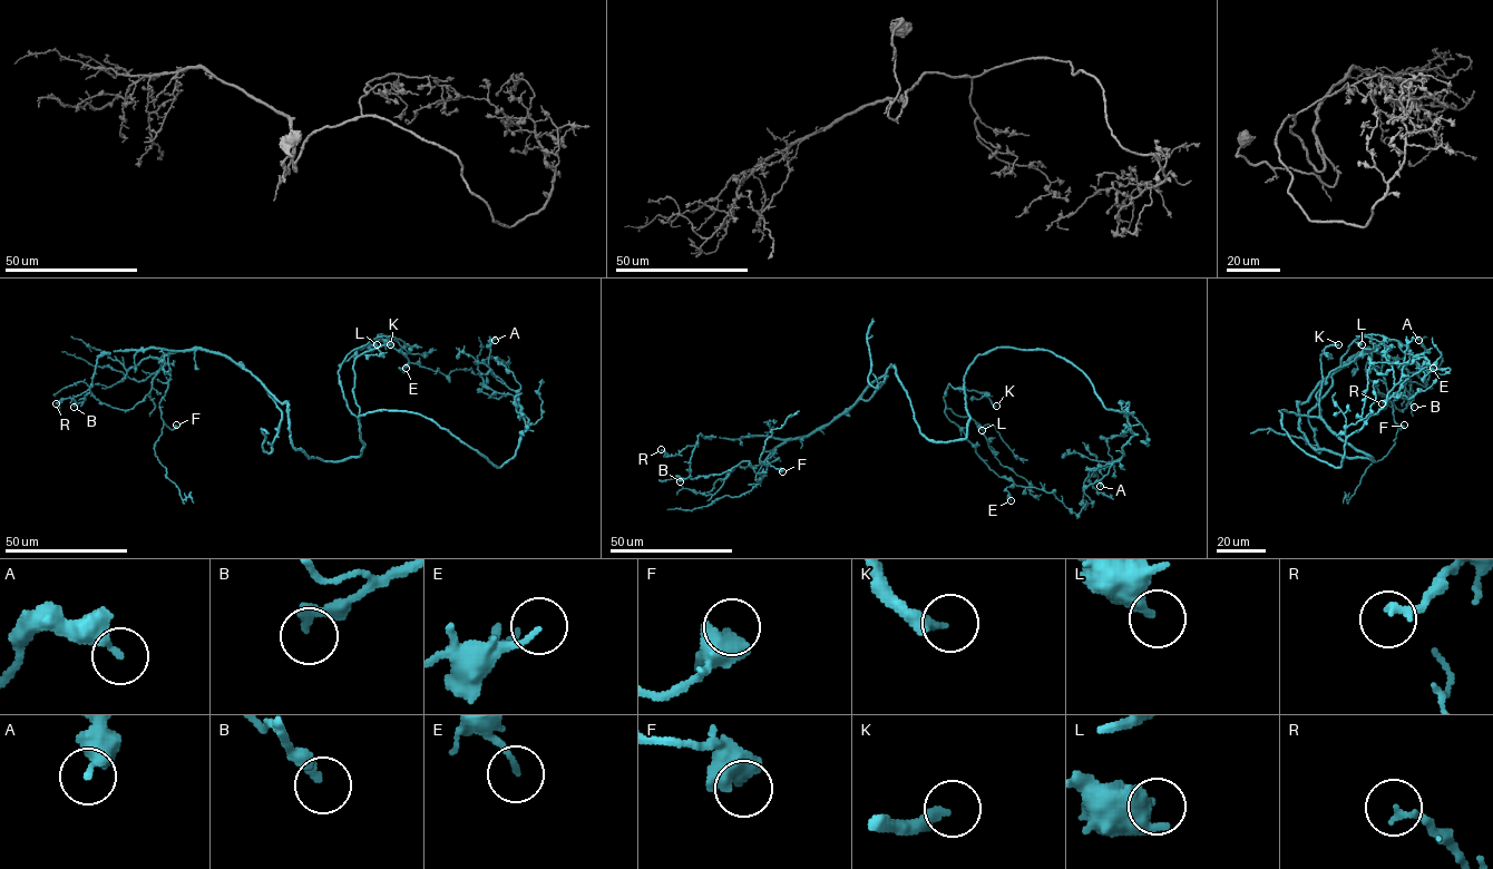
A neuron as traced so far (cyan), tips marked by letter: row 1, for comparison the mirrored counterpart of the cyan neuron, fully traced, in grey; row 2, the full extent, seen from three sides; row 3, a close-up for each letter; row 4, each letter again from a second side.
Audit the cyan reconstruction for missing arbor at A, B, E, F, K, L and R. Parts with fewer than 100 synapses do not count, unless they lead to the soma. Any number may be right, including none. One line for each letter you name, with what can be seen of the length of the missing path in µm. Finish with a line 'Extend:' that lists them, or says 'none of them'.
K: 60 µm
Extend: K

